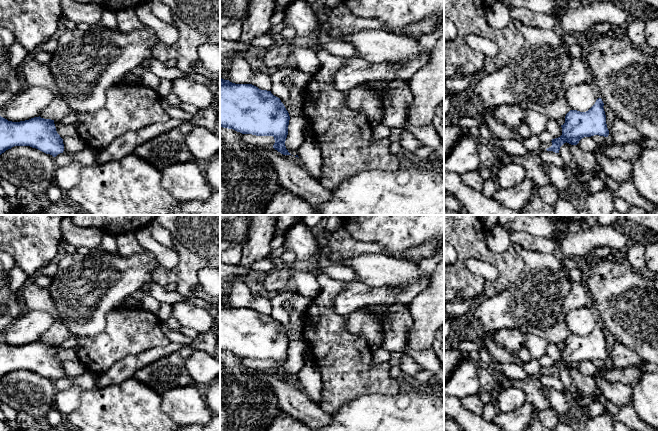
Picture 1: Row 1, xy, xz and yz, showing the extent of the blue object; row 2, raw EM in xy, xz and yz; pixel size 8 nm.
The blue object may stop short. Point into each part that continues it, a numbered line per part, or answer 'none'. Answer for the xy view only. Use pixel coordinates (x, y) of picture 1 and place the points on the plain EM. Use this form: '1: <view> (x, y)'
none

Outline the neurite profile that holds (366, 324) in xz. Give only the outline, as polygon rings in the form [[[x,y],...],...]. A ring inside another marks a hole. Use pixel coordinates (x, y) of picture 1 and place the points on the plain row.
[[[359,309],[345,315],[345,329],[365,339],[373,349],[379,348],[383,343],[380,317],[368,309]]]

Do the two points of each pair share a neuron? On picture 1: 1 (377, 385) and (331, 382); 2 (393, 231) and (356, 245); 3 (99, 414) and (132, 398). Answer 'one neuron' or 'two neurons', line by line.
1: one neuron
2: two neurons
3: one neuron

